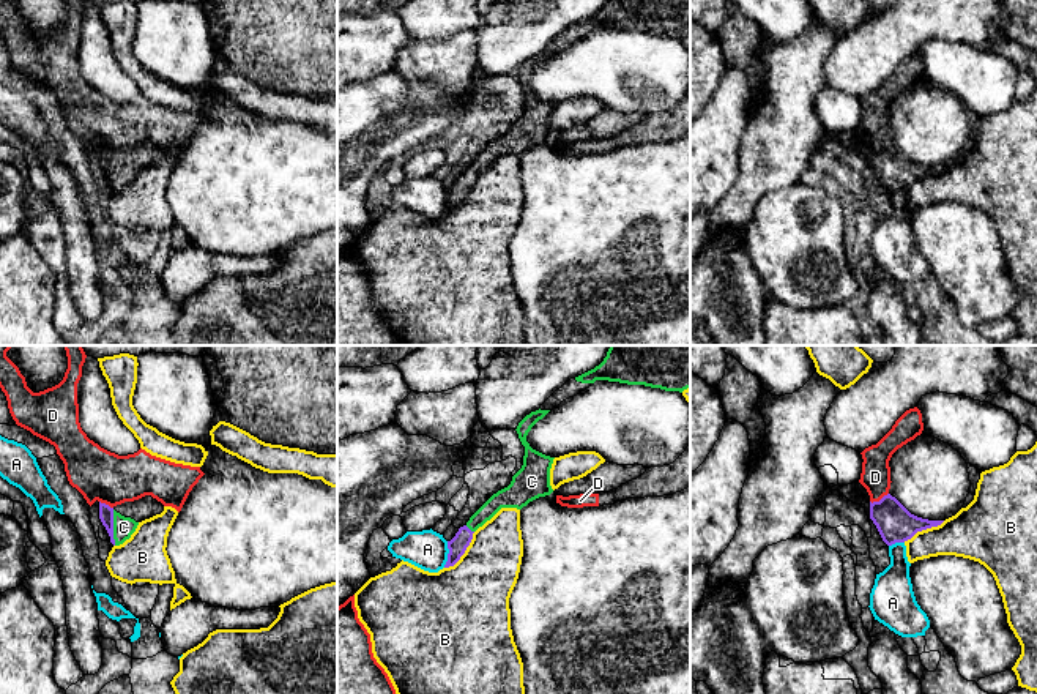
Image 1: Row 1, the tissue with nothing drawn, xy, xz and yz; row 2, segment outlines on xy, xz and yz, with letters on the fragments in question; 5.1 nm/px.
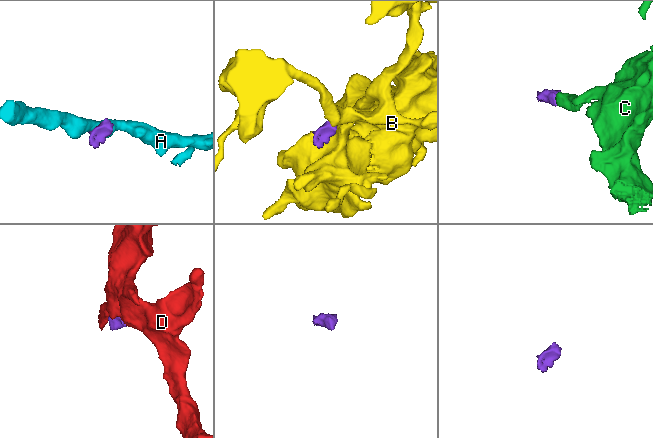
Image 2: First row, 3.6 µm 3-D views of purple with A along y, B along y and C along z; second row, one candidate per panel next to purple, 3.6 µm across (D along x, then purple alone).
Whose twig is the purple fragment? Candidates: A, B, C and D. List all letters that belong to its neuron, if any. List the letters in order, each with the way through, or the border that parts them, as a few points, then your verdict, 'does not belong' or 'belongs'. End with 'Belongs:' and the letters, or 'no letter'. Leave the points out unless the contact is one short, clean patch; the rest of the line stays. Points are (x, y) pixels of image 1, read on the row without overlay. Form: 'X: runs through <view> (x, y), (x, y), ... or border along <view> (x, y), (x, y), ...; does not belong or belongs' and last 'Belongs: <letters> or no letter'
A: border along xz (448, 188), (448, 207), (443, 213); does not belong
B: does not belong
C: runs through xy (106, 160), (112, 174), (123, 174); belongs
D: does not belong
Belongs: C

